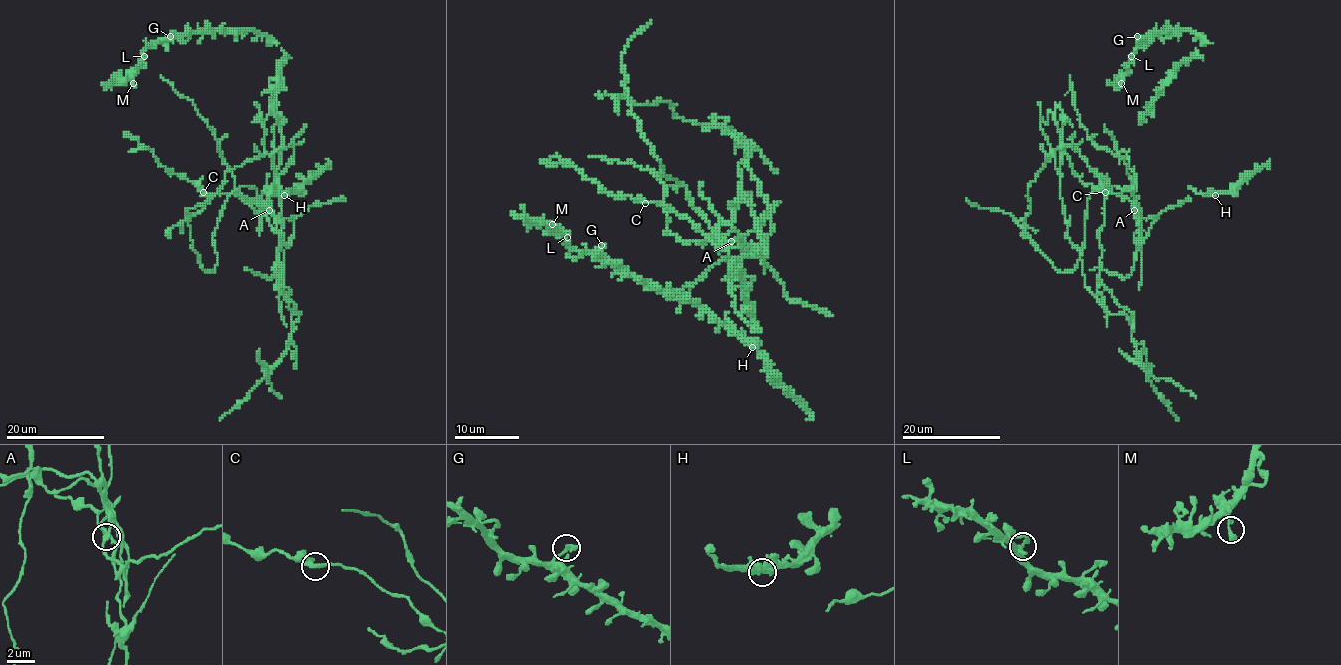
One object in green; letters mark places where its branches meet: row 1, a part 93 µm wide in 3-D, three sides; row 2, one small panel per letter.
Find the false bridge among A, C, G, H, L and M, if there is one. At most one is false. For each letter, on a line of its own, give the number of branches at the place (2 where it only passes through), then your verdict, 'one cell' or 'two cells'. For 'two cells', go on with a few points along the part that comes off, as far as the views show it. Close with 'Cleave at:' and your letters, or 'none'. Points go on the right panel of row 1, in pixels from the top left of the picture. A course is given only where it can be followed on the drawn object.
A: 3 branches meet; two cells; foreign part runs (1135, 210), (1127, 189), (1109, 190), (1098, 233), (1101, 283), (1131, 322), (1085, 285), (1049, 111), (1047, 125)
C: 3 branches meet; one cell
G: 3 branches meet; one cell
H: 3 branches meet; one cell
L: 3 branches meet; one cell
M: 2 branches meet; one cell
Cleave at: A

